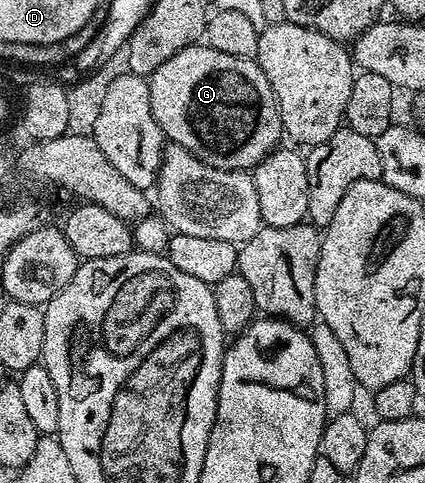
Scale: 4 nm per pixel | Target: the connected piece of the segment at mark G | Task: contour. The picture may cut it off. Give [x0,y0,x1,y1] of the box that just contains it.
[147,45,284,172]

